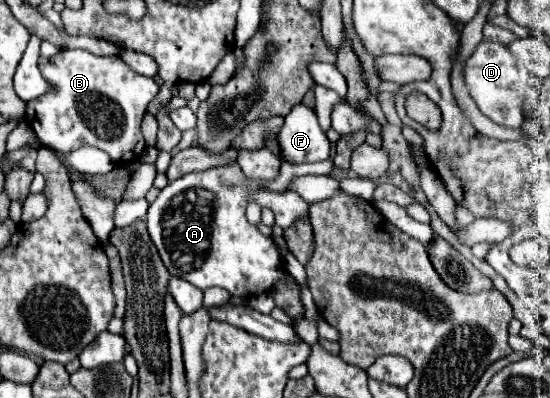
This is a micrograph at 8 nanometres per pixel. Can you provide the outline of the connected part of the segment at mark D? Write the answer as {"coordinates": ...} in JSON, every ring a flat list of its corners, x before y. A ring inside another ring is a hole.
{"coordinates":[[482,40,476,50,470,54,466,60,466,70,464,70,464,82,474,98,476,106,484,116,488,116,492,122,504,126,504,128,520,128,524,122,520,102,516,100,516,92,520,88,518,84,518,68,516,68,516,58,508,52,504,44,498,42,488,42]]}

